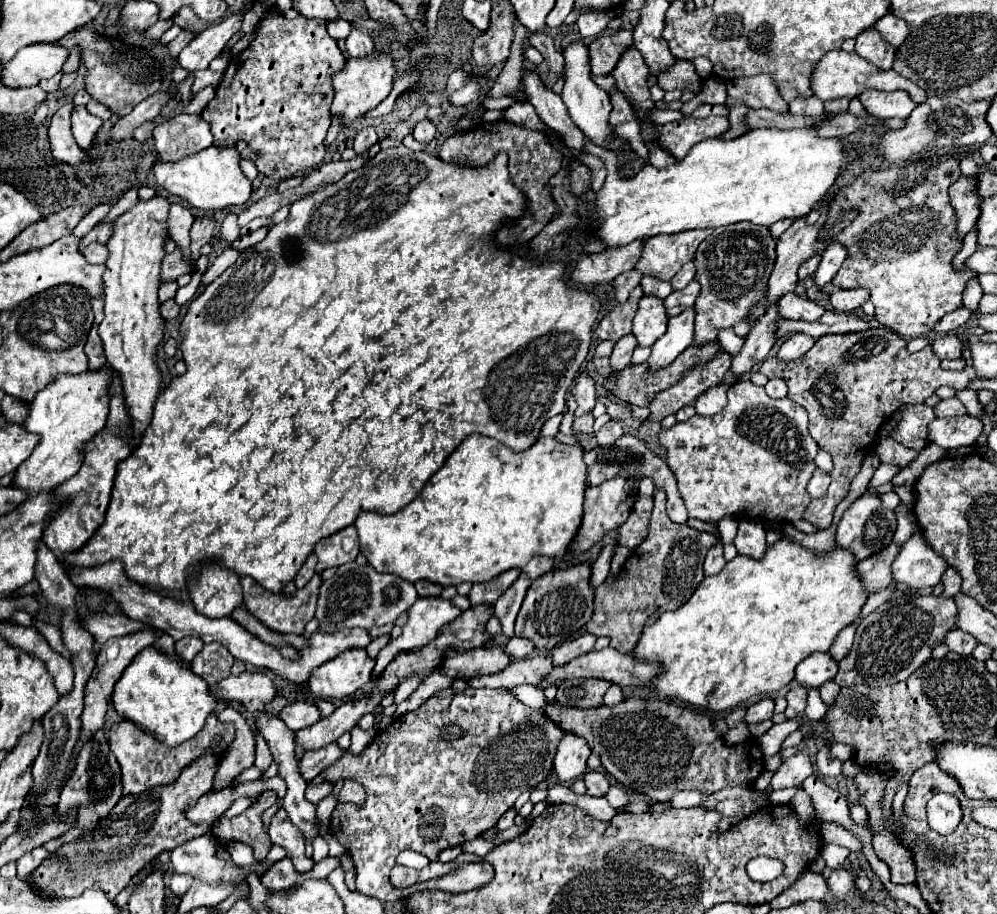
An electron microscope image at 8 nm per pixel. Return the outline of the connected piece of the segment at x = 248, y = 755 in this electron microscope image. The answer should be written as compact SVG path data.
M224 708L218 714L220 722L234 722L236 726L236 738L224 752L220 764L218 764L218 776L214 778L214 790L224 790L232 784L232 780L246 768L254 766L254 748L256 740L246 720L236 712L234 708Z

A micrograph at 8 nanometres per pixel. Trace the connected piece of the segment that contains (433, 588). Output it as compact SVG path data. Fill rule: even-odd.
M418 580L416 590L418 590L418 596L440 596L442 586L438 586L434 582L428 582L428 580Z

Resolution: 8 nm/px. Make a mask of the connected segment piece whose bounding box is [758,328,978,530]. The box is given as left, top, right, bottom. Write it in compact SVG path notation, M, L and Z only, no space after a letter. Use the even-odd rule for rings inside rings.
M868 328L864 332L852 332L852 334L828 334L816 340L816 344L810 348L810 352L806 356L802 356L802 360L778 360L776 356L766 358L760 368L762 374L766 374L768 378L782 378L788 384L788 398L794 400L796 404L800 404L810 418L810 436L818 442L818 446L822 450L828 450L834 462L832 468L832 484L826 492L826 496L812 500L808 510L804 512L804 520L808 520L810 524L814 524L816 528L824 530L830 528L832 524L832 514L836 510L836 506L846 498L848 490L850 490L850 482L854 480L854 476L860 472L862 468L862 460L866 454L870 454L876 446L878 440L878 428L902 406L902 404L918 404L924 402L928 396L932 396L936 392L938 386L948 384L956 390L964 390L970 386L972 380L978 378L978 374L974 372L974 366L966 366L964 370L942 370L940 368L940 358L934 358L934 352L930 346L922 348L920 352L908 352L906 350L906 342L902 336L898 336L892 330L886 328Z

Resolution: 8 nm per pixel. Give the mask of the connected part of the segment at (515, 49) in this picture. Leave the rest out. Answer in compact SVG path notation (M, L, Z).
M518 20L514 24L514 46L512 46L512 52L510 52L510 58L504 66L504 70L500 72L500 76L496 78L496 84L492 86L490 90L490 96L508 96L508 92L514 92L518 88L518 82L520 82L520 76L522 76L522 70L524 70L524 56L522 56L522 44L524 44L524 38L528 36L528 28L524 28Z

